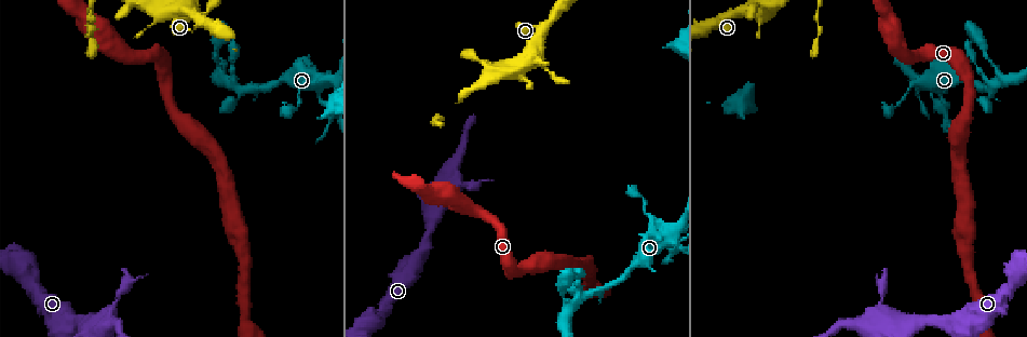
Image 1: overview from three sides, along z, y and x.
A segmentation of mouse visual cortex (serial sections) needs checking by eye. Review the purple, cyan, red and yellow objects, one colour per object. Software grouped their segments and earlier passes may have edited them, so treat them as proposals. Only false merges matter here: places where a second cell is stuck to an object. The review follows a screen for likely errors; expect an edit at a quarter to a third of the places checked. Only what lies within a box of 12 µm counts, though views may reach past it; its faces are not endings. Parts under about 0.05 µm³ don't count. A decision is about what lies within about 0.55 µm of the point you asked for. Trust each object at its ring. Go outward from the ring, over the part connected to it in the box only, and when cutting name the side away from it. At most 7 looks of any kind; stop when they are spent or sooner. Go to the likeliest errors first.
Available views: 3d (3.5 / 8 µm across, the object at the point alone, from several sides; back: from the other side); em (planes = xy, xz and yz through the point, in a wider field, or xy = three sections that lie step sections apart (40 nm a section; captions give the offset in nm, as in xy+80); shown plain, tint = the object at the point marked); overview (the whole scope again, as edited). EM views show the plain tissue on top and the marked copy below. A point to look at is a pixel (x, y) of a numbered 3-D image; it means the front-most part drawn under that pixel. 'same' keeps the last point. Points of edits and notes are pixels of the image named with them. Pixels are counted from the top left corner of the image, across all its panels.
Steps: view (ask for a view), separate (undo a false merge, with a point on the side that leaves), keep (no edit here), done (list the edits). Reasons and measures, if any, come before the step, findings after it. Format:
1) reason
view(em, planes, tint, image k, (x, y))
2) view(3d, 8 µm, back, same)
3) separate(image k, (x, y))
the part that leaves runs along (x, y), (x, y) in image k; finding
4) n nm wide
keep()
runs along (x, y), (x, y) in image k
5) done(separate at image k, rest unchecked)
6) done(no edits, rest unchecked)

sharp bend
view(3d, 3.5 µm, image 1, (591, 293))

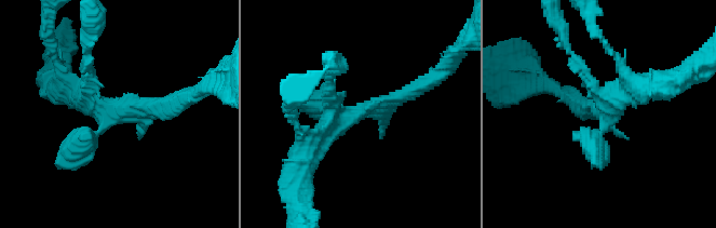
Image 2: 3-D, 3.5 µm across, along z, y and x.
need the tissue
view(em, xy, step 1, tint, image 2, (357, 114))

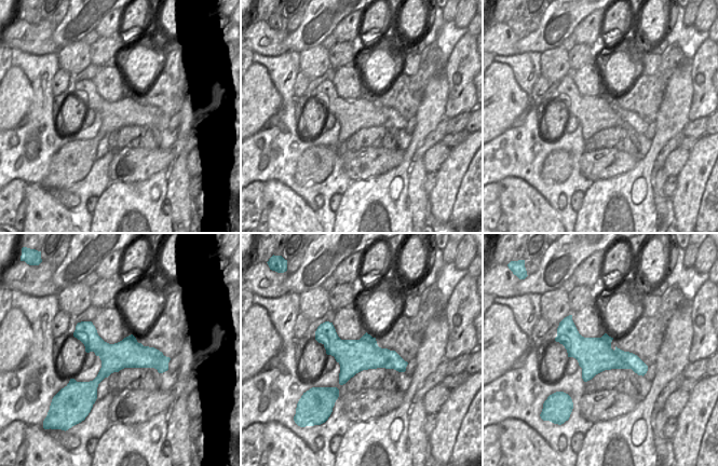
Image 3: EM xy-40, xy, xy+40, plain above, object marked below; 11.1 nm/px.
keep()
one cell here

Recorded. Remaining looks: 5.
branch point
view(3d, 3.5 µm, image 1, (945, 104))

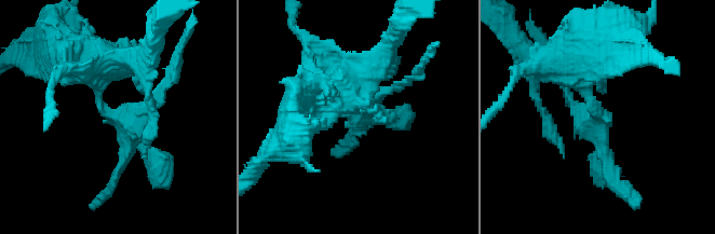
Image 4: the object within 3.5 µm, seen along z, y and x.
view(em, xy, step 3, tint, image 4, (357, 117))

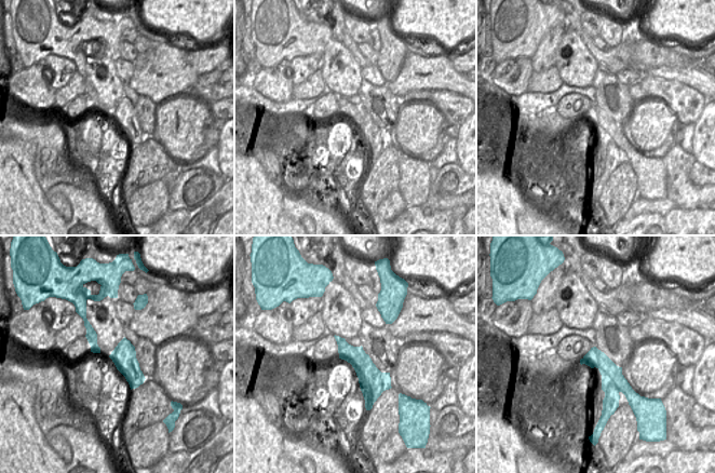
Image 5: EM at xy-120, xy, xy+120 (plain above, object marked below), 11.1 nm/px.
separate(image 4, (113, 181))
border along (619, 389), (610, 383), (605, 393) in image 5; two cells meet here

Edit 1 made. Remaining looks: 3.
three-way junction
view(3d, 3.5 µm, image 1, (553, 14))

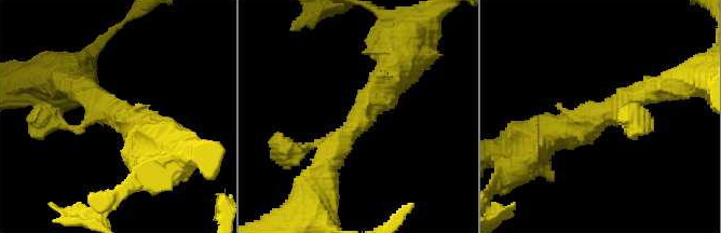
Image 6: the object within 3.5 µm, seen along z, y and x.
shape alone is not enough
view(em, xy, step 5, tint, image 6, (597, 118))

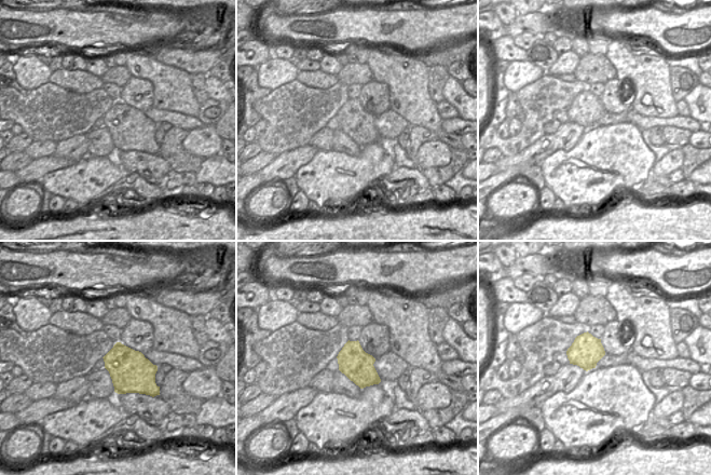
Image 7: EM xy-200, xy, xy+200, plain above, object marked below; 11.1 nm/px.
340 nm wide
keep()
runs along (309, 146), (349, 129), (385, 80), (409, 66) in image 6; one cell here

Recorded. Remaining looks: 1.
done(separate at image 4, rest unchecked)

